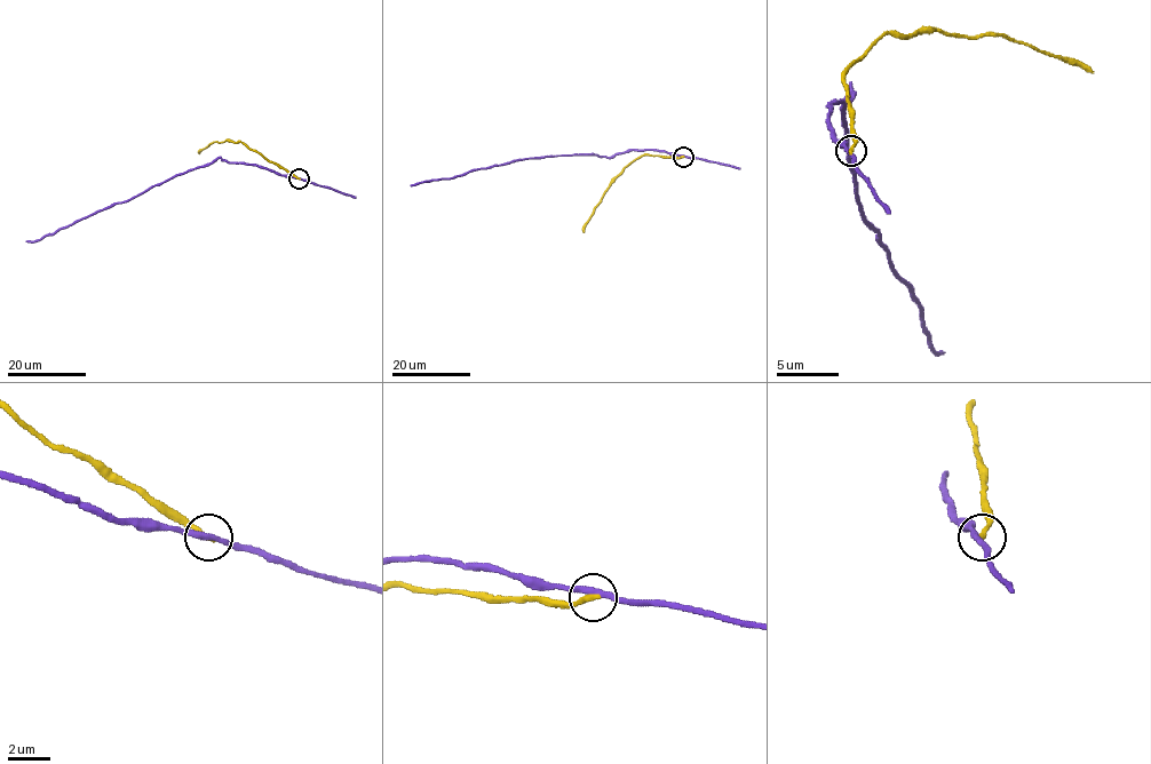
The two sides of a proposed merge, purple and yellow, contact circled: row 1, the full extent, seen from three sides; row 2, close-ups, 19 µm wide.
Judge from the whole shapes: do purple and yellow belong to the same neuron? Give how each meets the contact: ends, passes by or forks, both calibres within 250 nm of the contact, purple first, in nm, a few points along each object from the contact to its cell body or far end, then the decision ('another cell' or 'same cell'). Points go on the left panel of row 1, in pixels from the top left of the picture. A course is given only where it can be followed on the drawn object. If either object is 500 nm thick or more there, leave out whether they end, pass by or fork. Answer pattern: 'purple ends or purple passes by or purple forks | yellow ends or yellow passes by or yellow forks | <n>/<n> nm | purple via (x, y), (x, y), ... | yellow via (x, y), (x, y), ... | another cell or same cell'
purple passes by | yellow ends | 280/280 nm | purple via (299, 177), (217, 157), (53, 233), (25, 241) | yellow via (299, 177), (240, 142), (213, 142), (199, 153) | another cell

